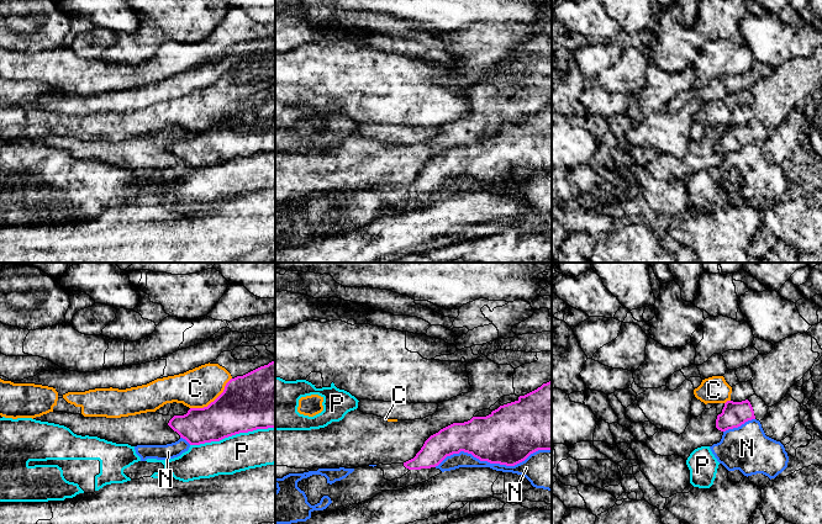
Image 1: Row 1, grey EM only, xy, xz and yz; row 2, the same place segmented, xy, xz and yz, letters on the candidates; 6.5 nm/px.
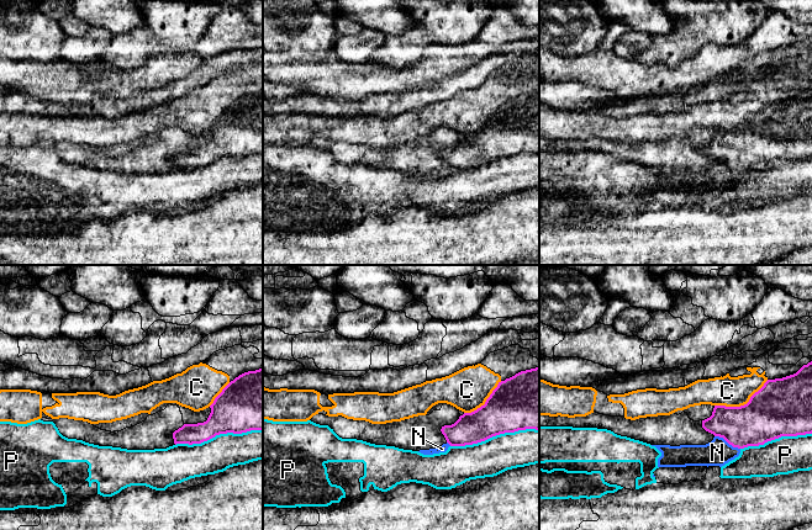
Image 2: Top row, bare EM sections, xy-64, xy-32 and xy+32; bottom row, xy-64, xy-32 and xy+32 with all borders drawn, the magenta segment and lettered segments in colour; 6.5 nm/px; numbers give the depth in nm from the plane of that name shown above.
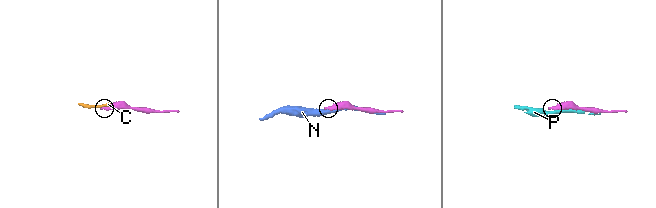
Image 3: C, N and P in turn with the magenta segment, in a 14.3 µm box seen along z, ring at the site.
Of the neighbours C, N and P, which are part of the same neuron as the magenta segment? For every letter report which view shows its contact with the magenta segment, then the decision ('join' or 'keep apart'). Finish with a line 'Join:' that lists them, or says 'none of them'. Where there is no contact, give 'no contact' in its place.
C: meets magenta in xy; keep apart
N: meets magenta in xz; keep apart
P: meets magenta in xy; keep apart
Join: none of them

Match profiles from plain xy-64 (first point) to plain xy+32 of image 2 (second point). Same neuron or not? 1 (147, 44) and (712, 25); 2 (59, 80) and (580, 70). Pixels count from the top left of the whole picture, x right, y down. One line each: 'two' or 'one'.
1: one
2: one

